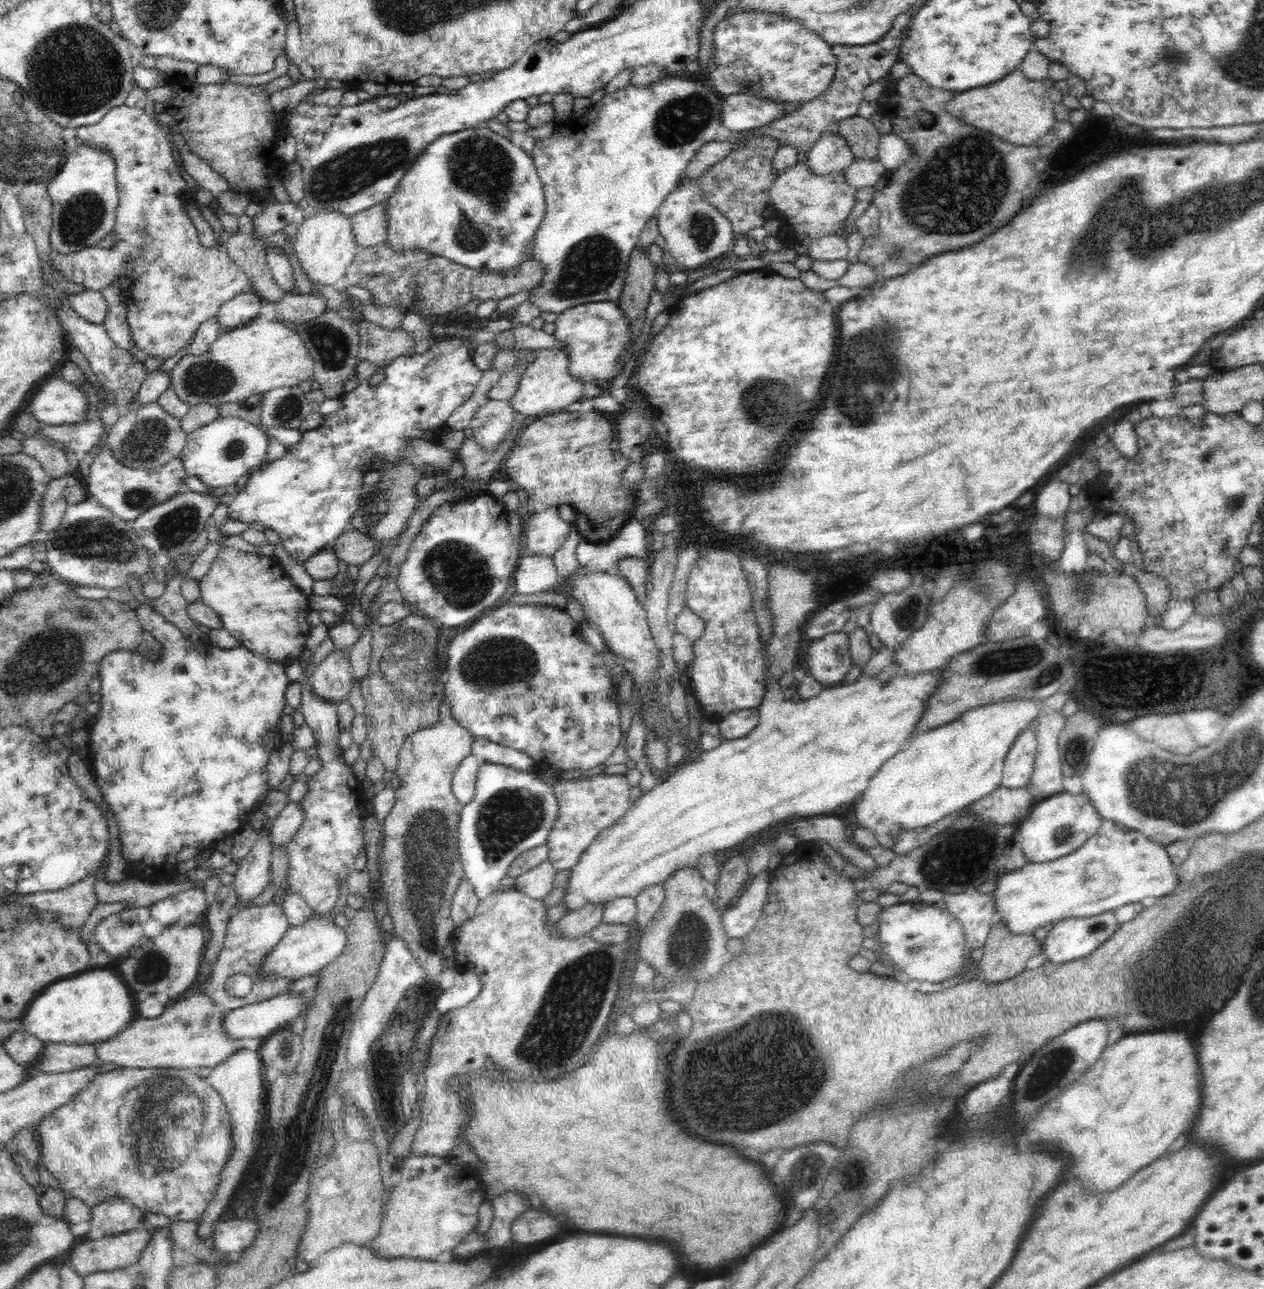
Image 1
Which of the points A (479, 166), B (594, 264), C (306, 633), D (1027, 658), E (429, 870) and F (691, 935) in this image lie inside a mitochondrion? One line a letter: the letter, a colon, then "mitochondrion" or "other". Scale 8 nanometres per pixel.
A: mitochondrion
B: mitochondrion
C: other
D: mitochondrion
E: mitochondrion
F: mitochondrion

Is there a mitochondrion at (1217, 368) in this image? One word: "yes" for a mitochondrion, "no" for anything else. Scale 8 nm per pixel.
no

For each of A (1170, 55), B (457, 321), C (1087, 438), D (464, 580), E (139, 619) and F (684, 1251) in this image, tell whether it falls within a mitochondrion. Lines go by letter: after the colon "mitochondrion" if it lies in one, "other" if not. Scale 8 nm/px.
A: mitochondrion
B: mitochondrion
C: other
D: mitochondrion
E: other
F: other

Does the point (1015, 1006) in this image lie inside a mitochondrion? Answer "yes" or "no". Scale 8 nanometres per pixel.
no

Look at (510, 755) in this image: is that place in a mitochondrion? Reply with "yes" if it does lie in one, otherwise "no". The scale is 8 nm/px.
no

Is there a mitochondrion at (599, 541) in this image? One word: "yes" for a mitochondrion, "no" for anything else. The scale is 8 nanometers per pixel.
no

